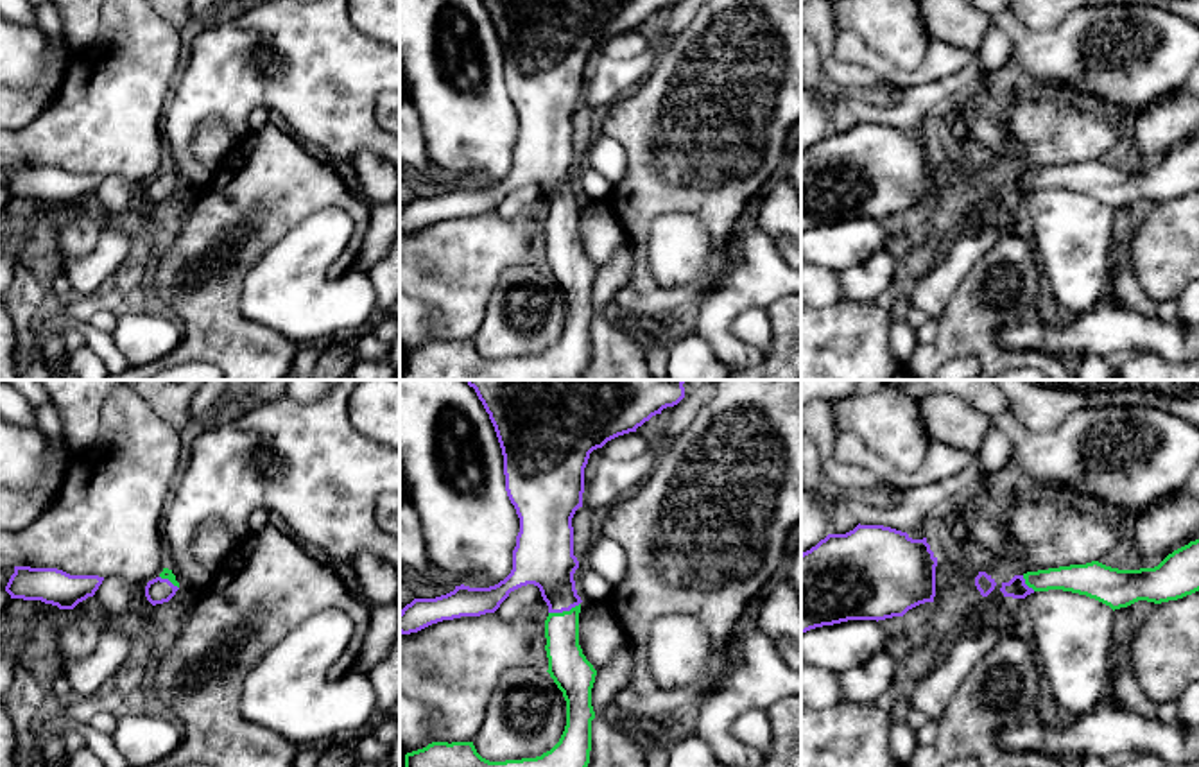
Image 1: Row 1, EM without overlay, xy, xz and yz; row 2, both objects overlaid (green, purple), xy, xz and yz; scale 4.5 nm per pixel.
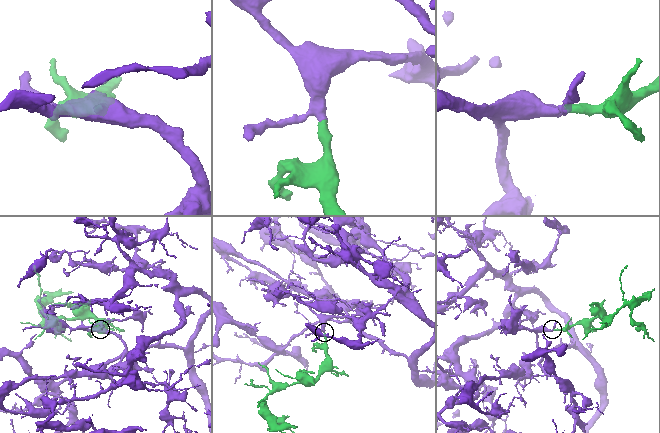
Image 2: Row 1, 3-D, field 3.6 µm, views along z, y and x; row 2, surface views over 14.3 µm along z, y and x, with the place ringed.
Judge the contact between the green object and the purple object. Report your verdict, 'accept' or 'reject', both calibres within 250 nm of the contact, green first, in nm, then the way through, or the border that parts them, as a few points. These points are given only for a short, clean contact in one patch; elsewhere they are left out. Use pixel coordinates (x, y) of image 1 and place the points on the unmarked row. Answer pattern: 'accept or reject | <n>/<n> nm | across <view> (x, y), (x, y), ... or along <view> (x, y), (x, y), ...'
accept | 180/260 nm | across xz (569, 266), (563, 249), (563, 210), (561, 194), (545, 158)

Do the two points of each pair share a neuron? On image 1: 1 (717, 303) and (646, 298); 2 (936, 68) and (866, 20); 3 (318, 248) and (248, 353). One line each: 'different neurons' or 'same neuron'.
1: different neurons
2: different neurons
3: different neurons

